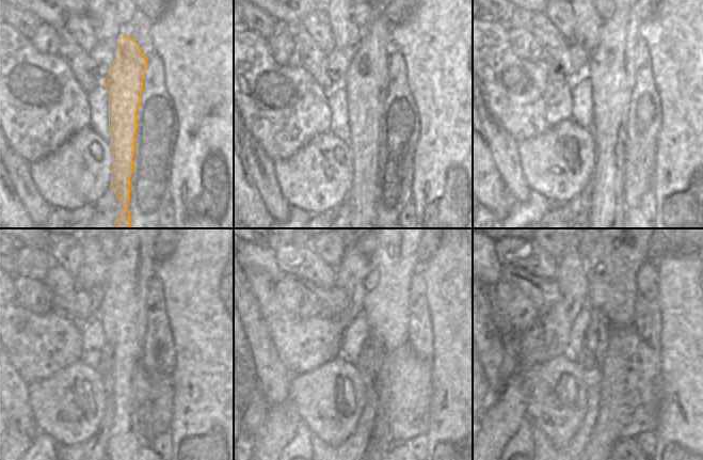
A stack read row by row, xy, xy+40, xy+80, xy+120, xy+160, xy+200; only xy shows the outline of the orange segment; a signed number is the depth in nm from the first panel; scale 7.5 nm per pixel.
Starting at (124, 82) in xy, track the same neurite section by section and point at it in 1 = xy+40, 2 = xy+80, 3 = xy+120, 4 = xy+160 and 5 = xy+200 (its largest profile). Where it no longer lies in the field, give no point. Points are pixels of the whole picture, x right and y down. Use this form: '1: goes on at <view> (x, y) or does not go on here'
1: goes on at xy+40 (366, 81)
2: goes on at xy+80 (605, 106)
3: goes on at xy+120 (129, 345)
4: goes on at xy+160 (362, 445)
5: goes on at xy+200 (600, 445)

